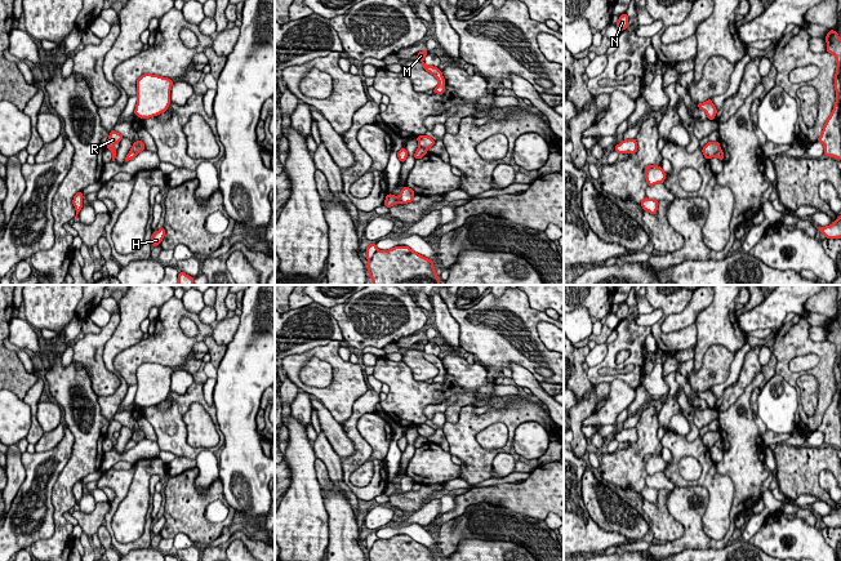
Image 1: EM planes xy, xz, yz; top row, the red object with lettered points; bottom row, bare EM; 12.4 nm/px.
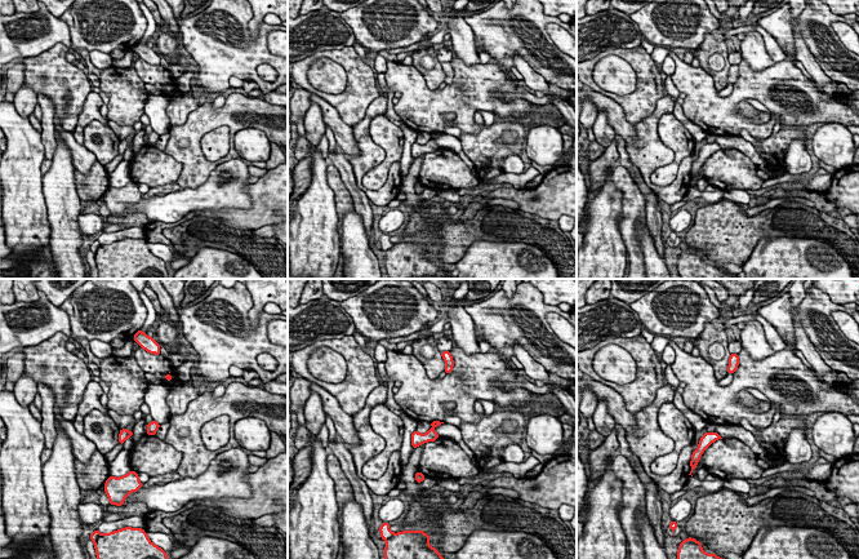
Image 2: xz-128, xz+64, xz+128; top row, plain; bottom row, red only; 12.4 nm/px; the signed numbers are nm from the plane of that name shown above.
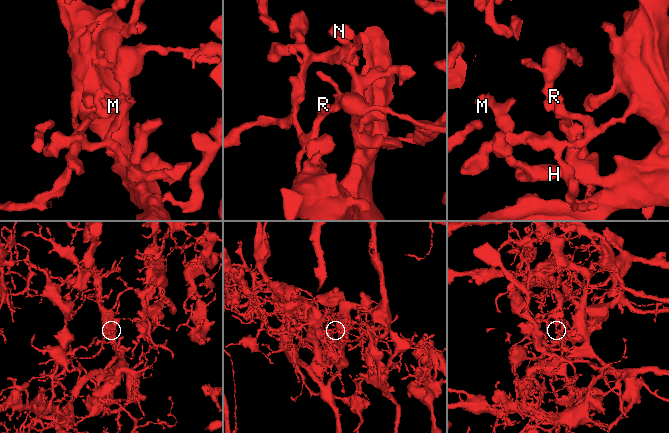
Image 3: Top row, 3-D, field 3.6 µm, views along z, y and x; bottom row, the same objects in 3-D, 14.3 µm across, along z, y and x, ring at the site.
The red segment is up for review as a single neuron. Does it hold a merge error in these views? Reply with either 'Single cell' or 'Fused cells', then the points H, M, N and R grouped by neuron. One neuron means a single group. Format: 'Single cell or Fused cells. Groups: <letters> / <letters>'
Fused cells. Groups: H M N / R

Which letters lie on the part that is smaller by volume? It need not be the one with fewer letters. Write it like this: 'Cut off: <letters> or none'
Cut off: R

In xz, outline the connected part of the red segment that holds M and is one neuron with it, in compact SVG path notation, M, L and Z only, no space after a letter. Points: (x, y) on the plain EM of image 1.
M428 339L419 340L418 344L415 346L418 349L422 351L423 357L433 364L439 369L439 374L433 378L435 382L437 383L444 383L445 380L445 368L442 365L442 361L439 359L439 356L433 355L427 355L423 348L428 343Z

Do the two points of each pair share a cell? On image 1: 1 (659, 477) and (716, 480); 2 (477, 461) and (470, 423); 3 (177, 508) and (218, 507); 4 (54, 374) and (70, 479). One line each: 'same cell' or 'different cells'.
1: different cells
2: same cell
3: different cells
4: same cell

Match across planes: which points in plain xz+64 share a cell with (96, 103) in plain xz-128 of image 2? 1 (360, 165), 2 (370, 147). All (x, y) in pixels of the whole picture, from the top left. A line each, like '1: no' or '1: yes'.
1: yes
2: yes

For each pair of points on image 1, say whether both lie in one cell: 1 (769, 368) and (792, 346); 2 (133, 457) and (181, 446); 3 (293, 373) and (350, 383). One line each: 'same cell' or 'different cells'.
1: different cells
2: different cells
3: same cell

